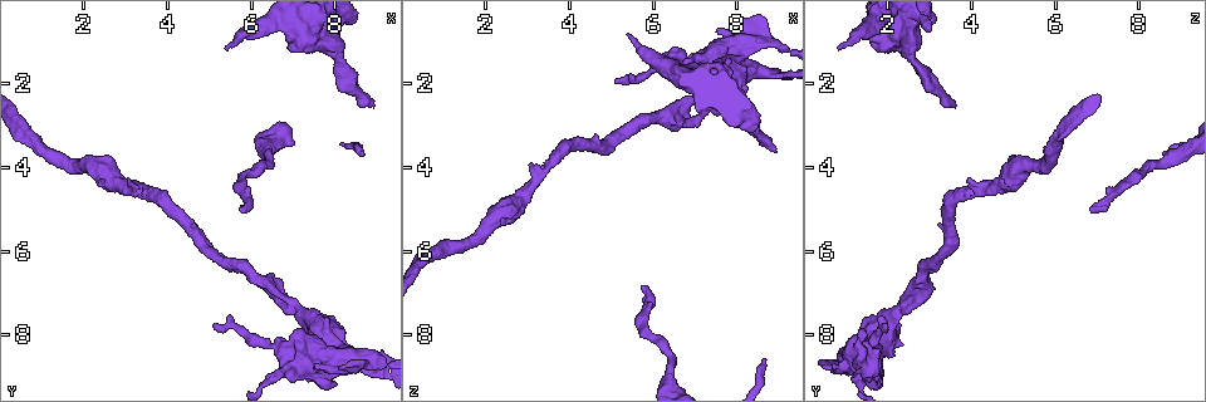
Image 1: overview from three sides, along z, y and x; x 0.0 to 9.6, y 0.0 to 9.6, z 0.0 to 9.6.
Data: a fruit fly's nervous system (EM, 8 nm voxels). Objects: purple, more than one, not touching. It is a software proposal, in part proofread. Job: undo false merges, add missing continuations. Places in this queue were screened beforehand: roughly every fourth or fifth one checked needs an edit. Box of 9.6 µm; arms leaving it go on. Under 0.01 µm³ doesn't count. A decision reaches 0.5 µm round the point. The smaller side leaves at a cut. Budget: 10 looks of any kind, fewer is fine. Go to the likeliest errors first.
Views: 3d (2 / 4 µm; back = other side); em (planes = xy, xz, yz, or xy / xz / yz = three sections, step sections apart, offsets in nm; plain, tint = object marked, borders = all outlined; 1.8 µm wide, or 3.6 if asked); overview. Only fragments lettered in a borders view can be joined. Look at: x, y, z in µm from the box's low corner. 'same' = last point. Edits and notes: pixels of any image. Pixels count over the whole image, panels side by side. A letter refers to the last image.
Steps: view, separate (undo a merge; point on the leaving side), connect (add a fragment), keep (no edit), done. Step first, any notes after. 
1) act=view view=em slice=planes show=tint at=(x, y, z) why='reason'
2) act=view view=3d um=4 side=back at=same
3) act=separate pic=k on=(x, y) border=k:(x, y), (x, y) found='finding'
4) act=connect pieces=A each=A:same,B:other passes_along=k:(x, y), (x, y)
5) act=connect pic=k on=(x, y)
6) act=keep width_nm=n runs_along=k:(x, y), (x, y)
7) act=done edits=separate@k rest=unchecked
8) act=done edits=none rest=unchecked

act=view view=em slice=xy step=8 show=borders at=(5.75, 5.00, 6.85) why='end of a long branch'

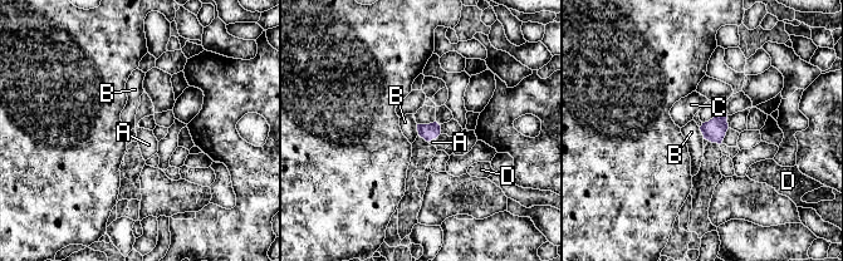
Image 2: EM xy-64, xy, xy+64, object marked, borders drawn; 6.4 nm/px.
act=view view=em slice=planes show=borders at=same why='cut it another way'

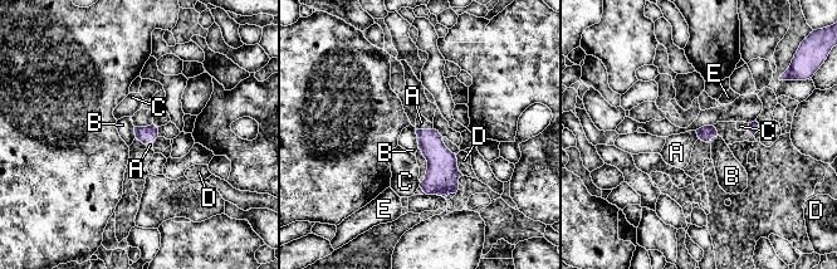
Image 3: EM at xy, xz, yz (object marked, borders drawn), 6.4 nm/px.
act=connect pieces=A width_nm=100 each=A:same,B:other,C:other,D:other,E:other passes_along=3:(441, 162), (424, 130), (421, 122) found='the neuron continues'

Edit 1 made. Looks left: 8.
act=view view=em slice=planes show=borders at=(8.85, 2.55, 3.55) why='an open end'

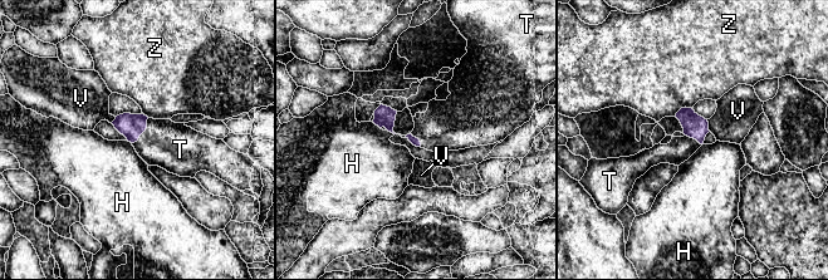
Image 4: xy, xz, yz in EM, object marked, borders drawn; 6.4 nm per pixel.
act=connect pieces=T each=H:other,T:same,V:other,Z:other passes_along=4:(131, 126), (143, 131), (175, 147) found='it goes on there'

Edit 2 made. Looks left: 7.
act=view view=overview

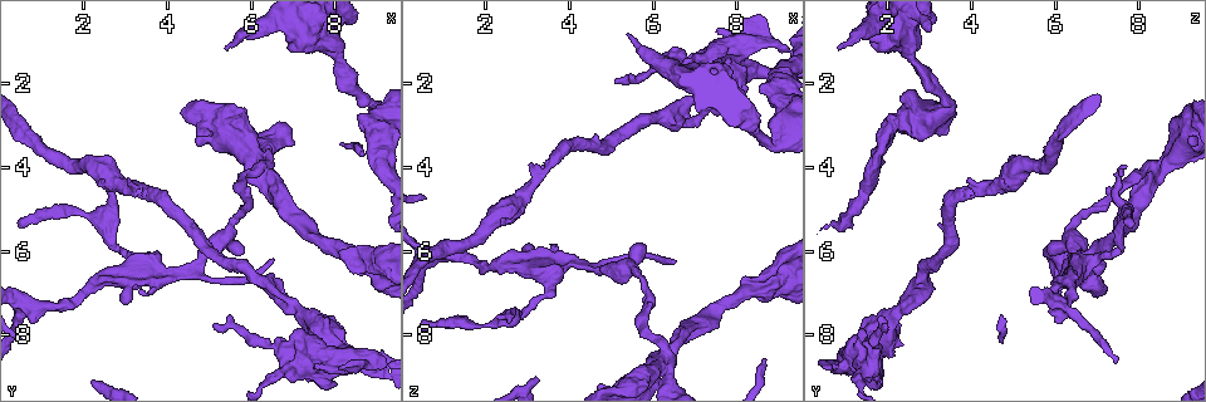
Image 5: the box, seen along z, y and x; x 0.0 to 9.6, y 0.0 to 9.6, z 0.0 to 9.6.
act=view view=em slice=planes show=borders at=(6.90, 8.70, 1.60) why='sharp bend'

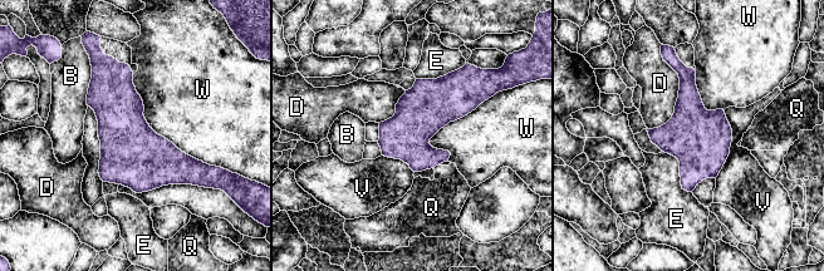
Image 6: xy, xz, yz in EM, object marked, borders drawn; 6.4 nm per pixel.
act=keep each=B:other,D:other,E:other,Q:other,V:other,W:other found='one neuron here'

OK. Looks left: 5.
act=view view=em um=3.6 slice=planes show=borders at=(5.45, 1.20, 0.75) why='free end'

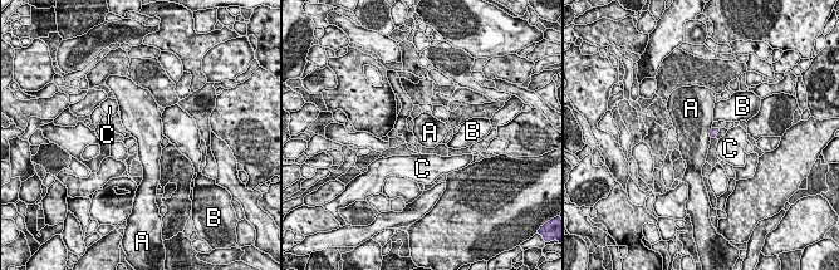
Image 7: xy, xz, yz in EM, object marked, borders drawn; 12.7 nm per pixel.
act=keep longest_contact=A:130nm each=A:other,B:other,C:other border=7:(712, 128), (710, 137) found='no lettered fragment goes on from it'

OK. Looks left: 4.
act=done edits=connect@3,connect@4 rest=unchecked

